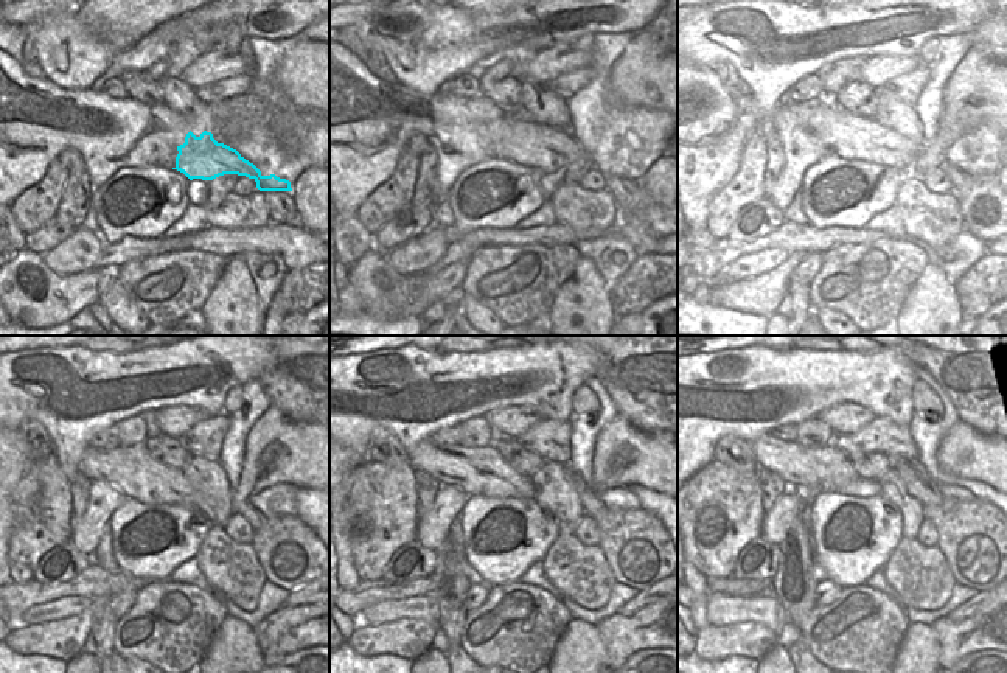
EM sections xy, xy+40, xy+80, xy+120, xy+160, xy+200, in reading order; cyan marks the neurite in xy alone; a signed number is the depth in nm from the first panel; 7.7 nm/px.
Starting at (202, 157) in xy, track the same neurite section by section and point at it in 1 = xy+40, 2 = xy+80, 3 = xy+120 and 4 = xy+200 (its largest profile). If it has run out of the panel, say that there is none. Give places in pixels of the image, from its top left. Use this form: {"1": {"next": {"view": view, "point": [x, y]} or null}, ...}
{"1": {"next": {"view": "xy+40", "point": [529, 143]}}, "2": {"next": {"view": "xy+80", "point": [846, 134]}}, "3": {"next": {"view": "xy+120", "point": [132, 471]}}, "4": {"next": {"view": "xy+200", "point": [829, 468]}}}

